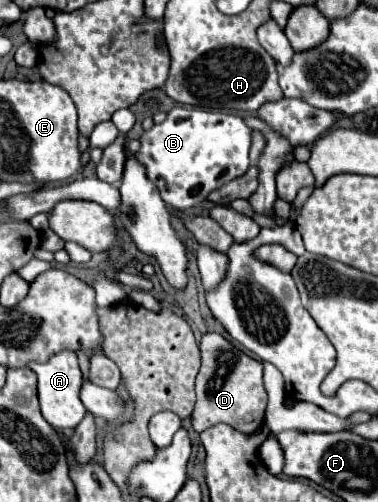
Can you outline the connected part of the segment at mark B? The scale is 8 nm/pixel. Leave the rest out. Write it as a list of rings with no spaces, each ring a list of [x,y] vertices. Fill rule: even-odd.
[[[177,106],[161,124],[143,132],[139,140],[139,162],[145,164],[147,174],[161,190],[165,204],[175,210],[199,206],[209,192],[245,174],[249,168],[251,128],[235,114]]]

